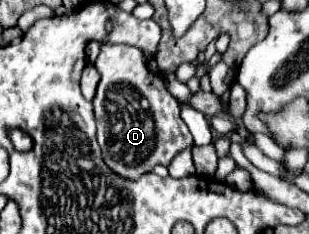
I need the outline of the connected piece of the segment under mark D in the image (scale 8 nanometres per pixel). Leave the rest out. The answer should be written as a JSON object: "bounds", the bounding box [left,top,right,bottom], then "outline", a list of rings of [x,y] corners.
{"bounds":[93,43,193,179],"outline":[[[101,43],[99,57],[93,65],[101,75],[93,99],[93,109],[97,119],[97,141],[103,153],[103,161],[105,165],[109,165],[113,173],[121,175],[123,179],[139,179],[141,175],[149,173],[155,165],[167,167],[175,155],[179,155],[183,149],[193,145],[191,133],[179,115],[181,103],[169,95],[169,91],[163,85],[163,77],[147,69],[147,59],[143,57],[141,49],[131,45]]]}

